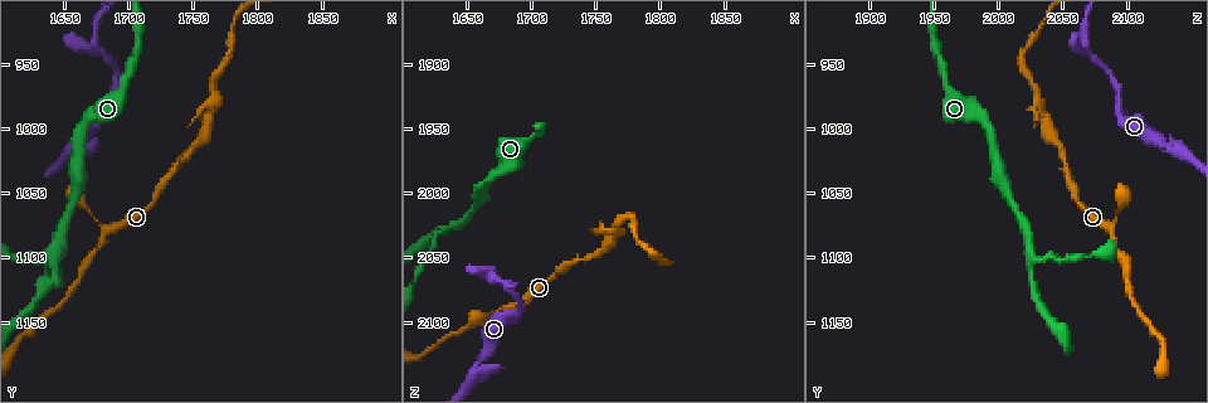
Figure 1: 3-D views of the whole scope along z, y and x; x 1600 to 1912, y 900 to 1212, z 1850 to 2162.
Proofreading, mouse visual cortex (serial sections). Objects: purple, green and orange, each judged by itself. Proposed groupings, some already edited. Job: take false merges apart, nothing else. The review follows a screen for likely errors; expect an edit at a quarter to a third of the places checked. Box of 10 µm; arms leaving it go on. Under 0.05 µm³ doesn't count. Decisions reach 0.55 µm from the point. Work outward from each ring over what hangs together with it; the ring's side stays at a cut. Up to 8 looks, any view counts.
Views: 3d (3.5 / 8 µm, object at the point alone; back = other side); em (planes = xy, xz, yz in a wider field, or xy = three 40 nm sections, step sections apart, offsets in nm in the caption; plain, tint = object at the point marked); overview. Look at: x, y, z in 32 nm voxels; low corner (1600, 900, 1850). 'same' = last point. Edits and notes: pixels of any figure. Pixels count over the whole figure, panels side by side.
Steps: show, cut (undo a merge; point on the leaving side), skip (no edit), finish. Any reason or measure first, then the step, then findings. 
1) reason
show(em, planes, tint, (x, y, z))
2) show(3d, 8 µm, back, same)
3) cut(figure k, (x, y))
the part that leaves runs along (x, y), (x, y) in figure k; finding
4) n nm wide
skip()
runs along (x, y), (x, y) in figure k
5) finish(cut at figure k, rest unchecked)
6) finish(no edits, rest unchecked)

side arm on a straight run
show(3d, 3.5 µm, (1640, 1096, 2026))

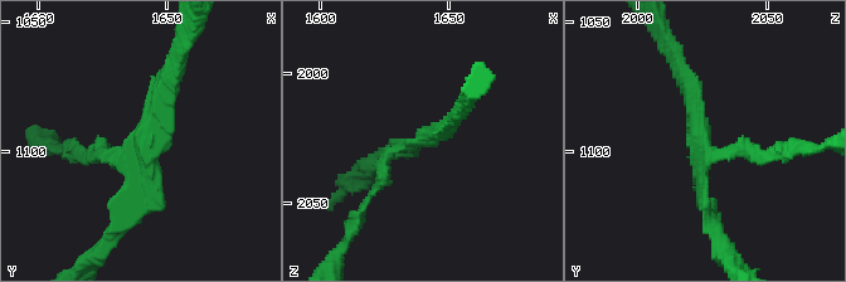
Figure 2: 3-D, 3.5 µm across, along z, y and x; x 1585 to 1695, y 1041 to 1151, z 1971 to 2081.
skip()
runs along (171, 71), (125, 222) in figure 2; one cell here

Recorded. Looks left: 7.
branch point
show(3d, 3.5 µm, (1676, 936, 2068))

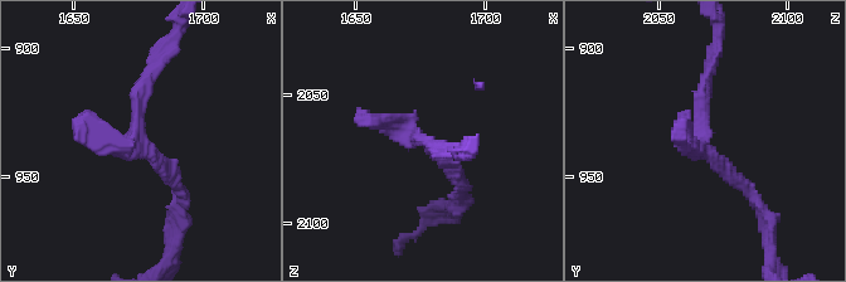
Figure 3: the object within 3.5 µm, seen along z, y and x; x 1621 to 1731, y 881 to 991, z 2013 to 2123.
show(em, xy, step 5, tint, (1676, 936, 2068))

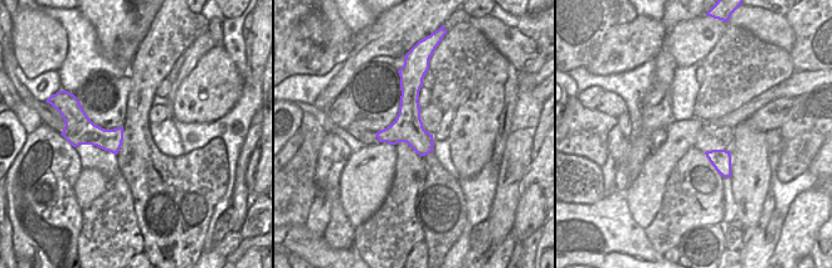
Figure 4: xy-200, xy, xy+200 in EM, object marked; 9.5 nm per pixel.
skip()
runs along (179, 197), (140, 142), (74, 120) in figure 3; one cell here

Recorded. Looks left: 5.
thin neck
show(3d, 3.5 µm, (1674, 1092, 2092))

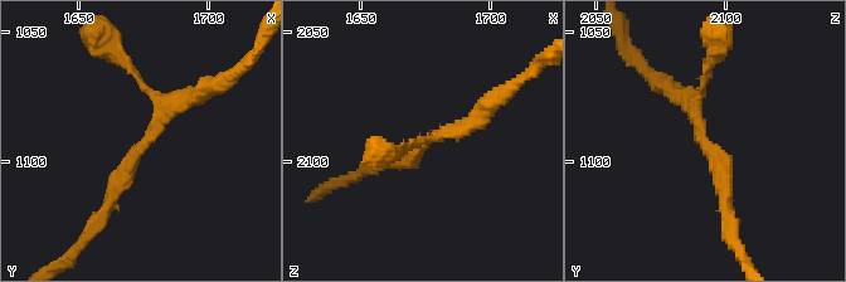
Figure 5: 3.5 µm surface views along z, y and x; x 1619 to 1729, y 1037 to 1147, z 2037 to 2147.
arms of 200, 200 nm
skip()
runs along (199, 92), (164, 111), (106, 212) in figure 5; all the same cell

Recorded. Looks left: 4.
finish(no edits, rest unchecked)

